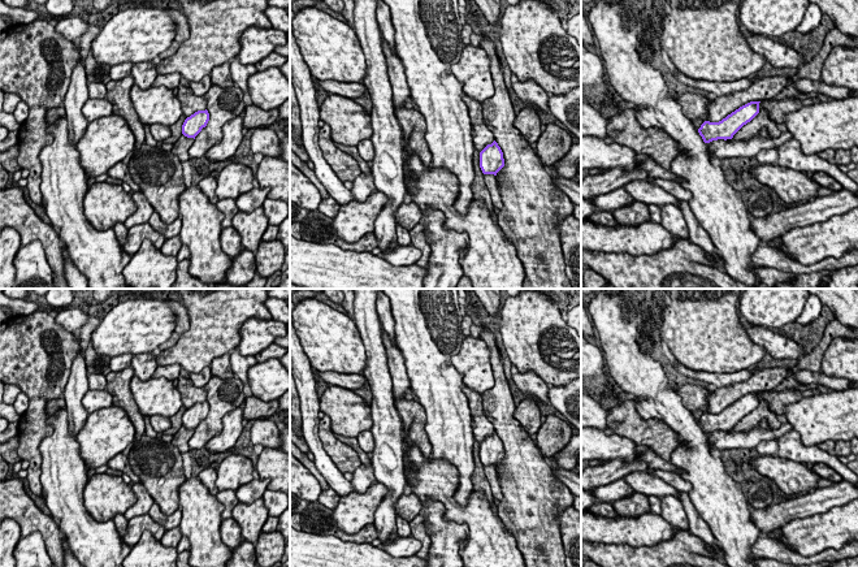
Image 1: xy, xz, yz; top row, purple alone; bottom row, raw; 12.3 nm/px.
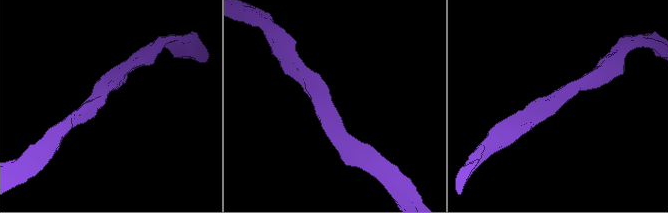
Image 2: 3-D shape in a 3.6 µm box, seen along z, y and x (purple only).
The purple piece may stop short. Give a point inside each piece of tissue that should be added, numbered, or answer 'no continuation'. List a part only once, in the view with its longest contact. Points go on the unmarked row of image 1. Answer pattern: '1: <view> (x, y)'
1: yz (766, 380)

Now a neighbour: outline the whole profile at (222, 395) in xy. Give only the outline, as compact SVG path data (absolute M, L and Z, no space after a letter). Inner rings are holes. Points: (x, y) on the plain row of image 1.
M237 376L226 380L211 377L203 388L207 393L209 412L195 428L188 441L190 449L202 449L209 440L221 433L224 428L222 417L246 401L243 388L244 384Z

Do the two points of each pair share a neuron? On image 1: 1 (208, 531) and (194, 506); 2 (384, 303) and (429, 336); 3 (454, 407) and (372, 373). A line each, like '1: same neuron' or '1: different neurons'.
1: same neuron
2: same neuron
3: different neurons

